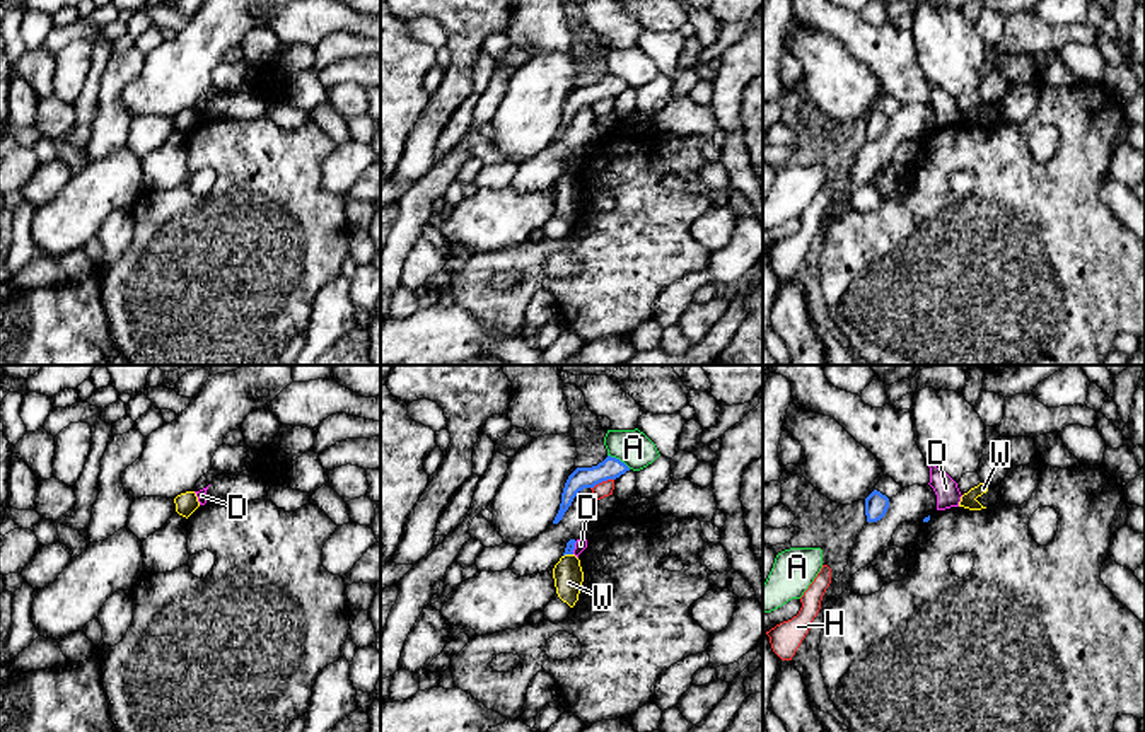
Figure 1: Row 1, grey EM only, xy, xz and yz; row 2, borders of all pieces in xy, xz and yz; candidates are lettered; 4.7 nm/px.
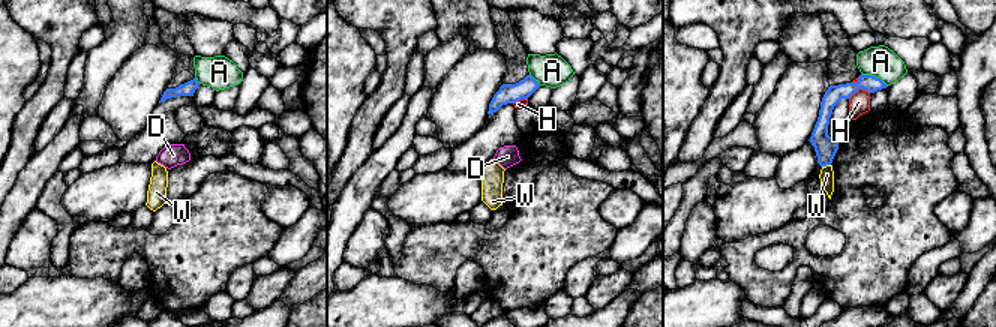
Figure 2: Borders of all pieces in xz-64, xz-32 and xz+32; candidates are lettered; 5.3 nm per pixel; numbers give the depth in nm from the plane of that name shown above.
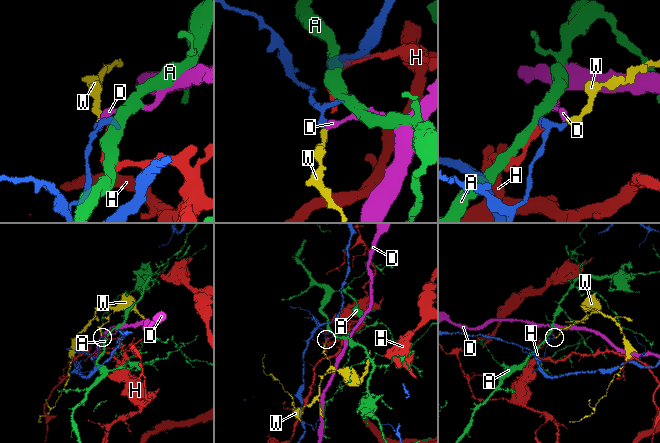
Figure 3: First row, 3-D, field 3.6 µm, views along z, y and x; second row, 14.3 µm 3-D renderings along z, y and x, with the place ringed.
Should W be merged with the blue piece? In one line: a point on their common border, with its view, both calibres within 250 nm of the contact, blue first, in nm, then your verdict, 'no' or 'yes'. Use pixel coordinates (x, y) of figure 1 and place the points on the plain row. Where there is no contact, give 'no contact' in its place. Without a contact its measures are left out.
contact xz (567, 171); calibres 50 and 140 nm; no

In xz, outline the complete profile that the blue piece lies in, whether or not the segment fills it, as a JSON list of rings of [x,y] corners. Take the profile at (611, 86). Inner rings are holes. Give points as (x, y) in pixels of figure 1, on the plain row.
[[[607,73],[597,84],[577,85],[565,101],[560,128],[553,142],[558,142],[563,137],[565,130],[568,128],[568,125],[572,123],[578,109],[582,109],[584,106],[594,106],[596,102],[607,99],[607,97],[616,97],[626,89],[630,89],[630,85],[619,77],[611,75],[611,73]]]

